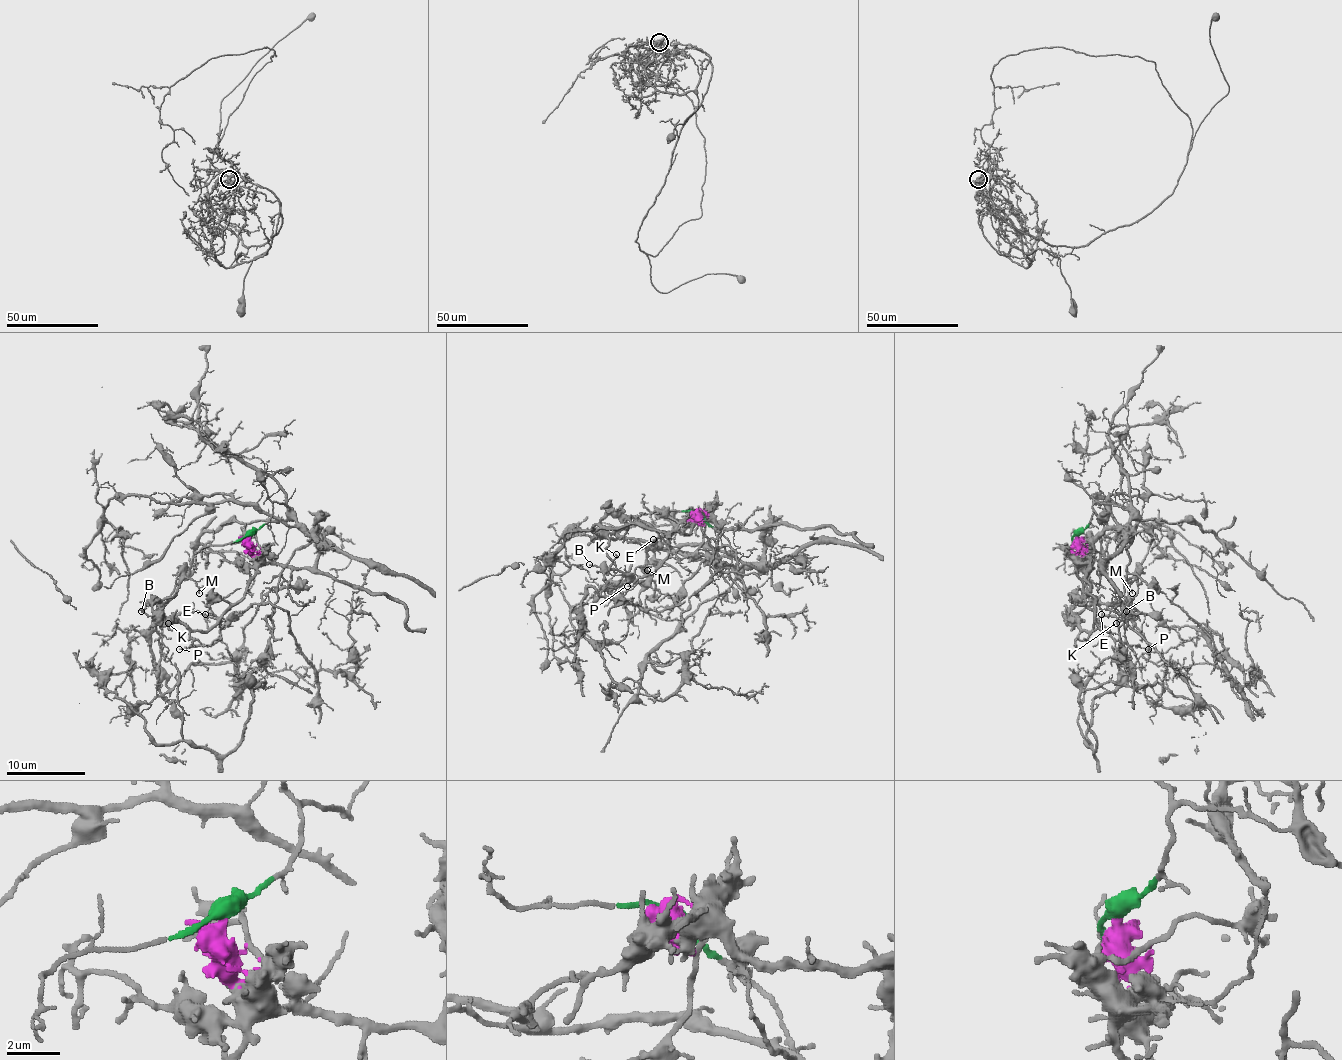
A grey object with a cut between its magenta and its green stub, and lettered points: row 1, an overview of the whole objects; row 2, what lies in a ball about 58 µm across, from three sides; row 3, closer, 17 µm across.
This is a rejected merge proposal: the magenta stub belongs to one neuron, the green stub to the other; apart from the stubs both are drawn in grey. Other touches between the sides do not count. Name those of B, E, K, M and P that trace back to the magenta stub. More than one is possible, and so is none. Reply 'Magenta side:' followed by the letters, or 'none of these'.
Magenta side: B, E, K, M, P

